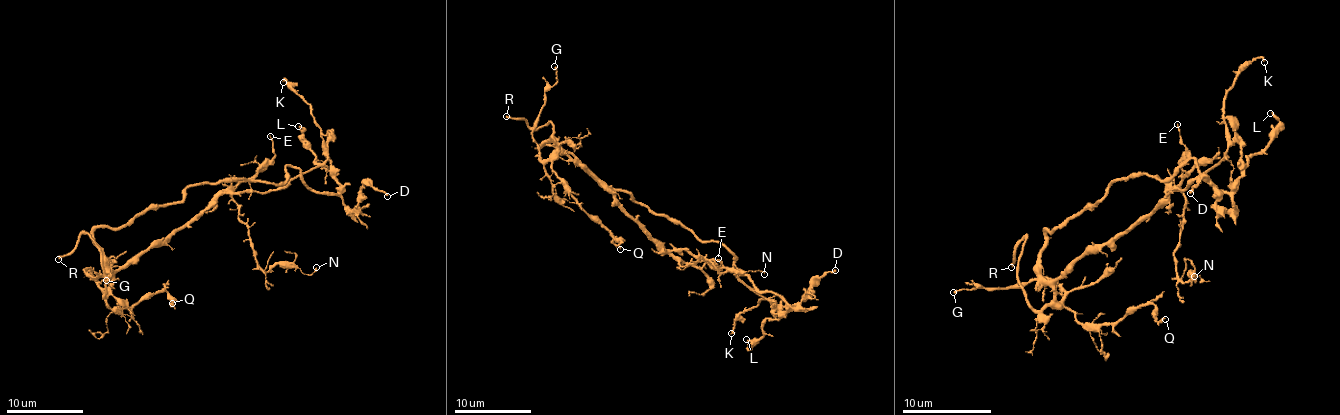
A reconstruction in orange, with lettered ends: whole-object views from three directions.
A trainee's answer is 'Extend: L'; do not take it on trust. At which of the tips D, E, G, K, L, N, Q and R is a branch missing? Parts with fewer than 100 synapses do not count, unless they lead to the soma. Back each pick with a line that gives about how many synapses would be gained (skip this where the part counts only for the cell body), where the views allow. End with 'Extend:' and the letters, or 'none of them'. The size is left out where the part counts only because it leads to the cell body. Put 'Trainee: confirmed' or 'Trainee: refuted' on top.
Trainee: refuted
Extend: R

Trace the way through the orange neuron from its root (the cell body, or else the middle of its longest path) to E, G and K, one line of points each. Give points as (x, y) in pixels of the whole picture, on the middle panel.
E: (656, 241), (671, 255), (695, 266), (704, 262), (721, 266), (718, 258)
G: (656, 241), (587, 170), (554, 155), (541, 159), (533, 132), (545, 103), (545, 93), (556, 82), (554, 66)
K: (656, 241), (666, 249), (687, 249), (704, 260), (727, 266), (775, 303), (762, 299), (746, 308), (731, 333)

